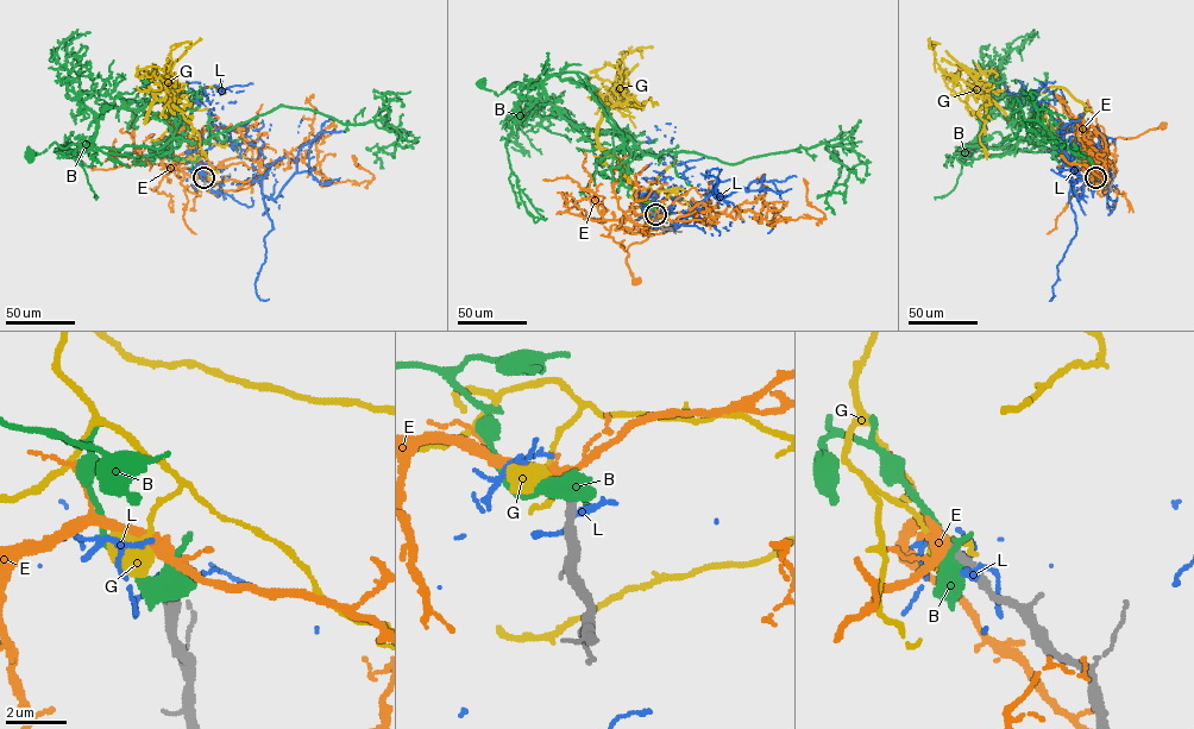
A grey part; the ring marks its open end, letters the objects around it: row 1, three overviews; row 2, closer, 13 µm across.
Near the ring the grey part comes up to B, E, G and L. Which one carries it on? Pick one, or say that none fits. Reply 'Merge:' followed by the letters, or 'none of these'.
Merge: E

